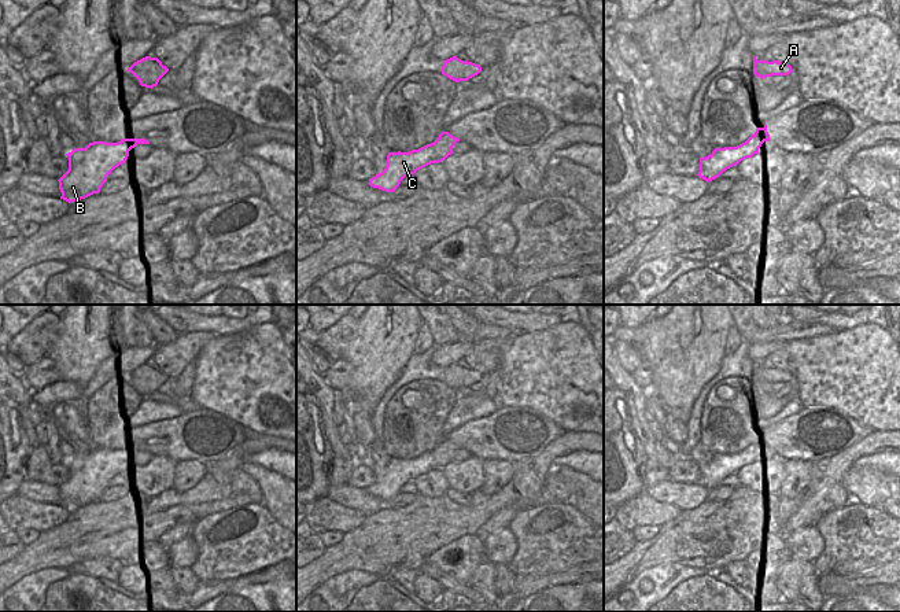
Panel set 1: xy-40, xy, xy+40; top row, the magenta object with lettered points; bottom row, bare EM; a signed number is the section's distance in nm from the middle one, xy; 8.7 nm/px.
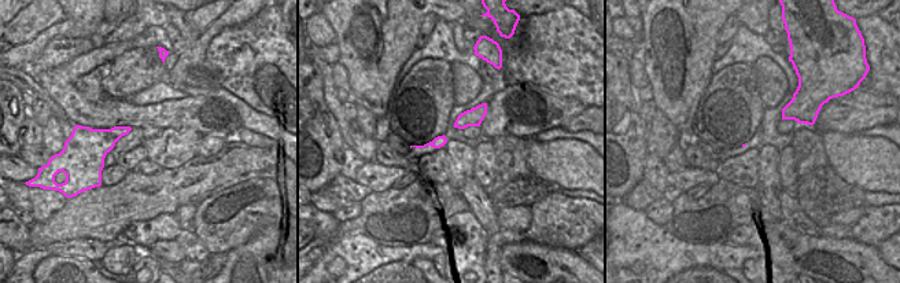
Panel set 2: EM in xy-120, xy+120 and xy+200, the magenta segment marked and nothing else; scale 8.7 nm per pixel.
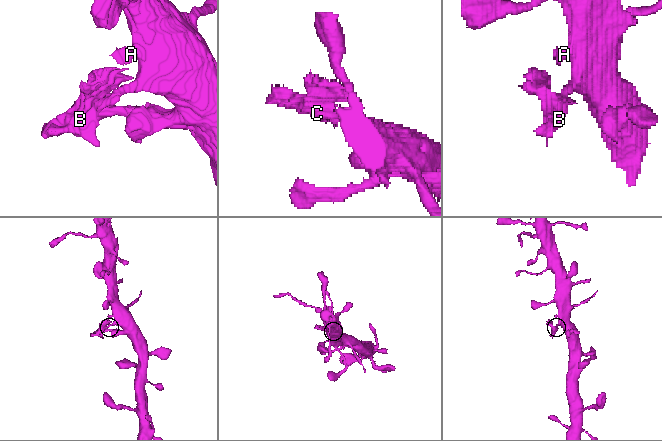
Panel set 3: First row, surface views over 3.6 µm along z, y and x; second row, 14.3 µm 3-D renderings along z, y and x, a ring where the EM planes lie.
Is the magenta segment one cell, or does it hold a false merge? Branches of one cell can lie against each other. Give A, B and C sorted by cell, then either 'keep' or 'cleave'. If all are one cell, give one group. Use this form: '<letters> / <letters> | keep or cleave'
A / B C | cleave

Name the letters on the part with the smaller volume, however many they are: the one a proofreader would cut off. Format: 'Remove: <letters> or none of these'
Remove: B, C

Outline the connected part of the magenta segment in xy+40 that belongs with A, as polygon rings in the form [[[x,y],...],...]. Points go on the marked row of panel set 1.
[[[753,55],[753,74],[760,77],[761,80],[772,75],[789,75],[790,73],[793,73],[793,69],[785,62],[757,60]]]

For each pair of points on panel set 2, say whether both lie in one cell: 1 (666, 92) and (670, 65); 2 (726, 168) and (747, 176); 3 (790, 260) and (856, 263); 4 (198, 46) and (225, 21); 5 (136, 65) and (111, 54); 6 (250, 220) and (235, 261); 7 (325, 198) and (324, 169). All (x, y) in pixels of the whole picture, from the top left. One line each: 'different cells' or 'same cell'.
1: same cell
2: same cell
3: same cell
4: same cell
5: different cells
6: different cells
7: different cells

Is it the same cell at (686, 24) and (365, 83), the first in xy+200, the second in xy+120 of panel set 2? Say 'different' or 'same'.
same

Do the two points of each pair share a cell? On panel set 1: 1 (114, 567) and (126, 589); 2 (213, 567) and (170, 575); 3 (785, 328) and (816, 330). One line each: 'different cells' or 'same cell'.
1: different cells
2: different cells
3: same cell

